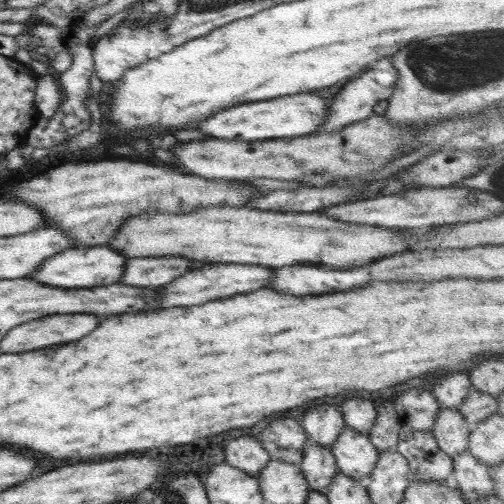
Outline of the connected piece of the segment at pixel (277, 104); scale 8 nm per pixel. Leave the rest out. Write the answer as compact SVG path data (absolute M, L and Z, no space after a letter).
M298 93L233 106L228 110L218 112L218 114L212 114L204 122L198 122L195 129L210 137L230 141L268 141L296 138L314 133L316 128L325 121L328 111L329 104L318 93Z

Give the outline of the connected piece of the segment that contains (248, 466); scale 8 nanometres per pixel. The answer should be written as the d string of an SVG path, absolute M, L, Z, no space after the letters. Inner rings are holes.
M234 438L228 442L224 452L226 452L225 460L228 460L229 466L234 466L255 478L271 461L258 438Z

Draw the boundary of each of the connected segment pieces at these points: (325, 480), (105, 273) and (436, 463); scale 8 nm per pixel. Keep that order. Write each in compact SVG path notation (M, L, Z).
M308 441L300 465L302 474L311 490L326 491L337 470L335 456L329 447Z
M78 244L47 258L27 279L34 279L40 284L56 288L92 288L106 286L120 280L126 258L113 248L104 245Z
M406 423L400 425L400 431L397 451L407 460L415 478L444 485L453 472L453 458L440 450L430 430L416 430Z

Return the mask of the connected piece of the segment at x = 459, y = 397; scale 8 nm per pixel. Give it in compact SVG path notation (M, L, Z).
M446 374L434 384L432 393L440 407L457 409L472 389L470 382L466 374Z

